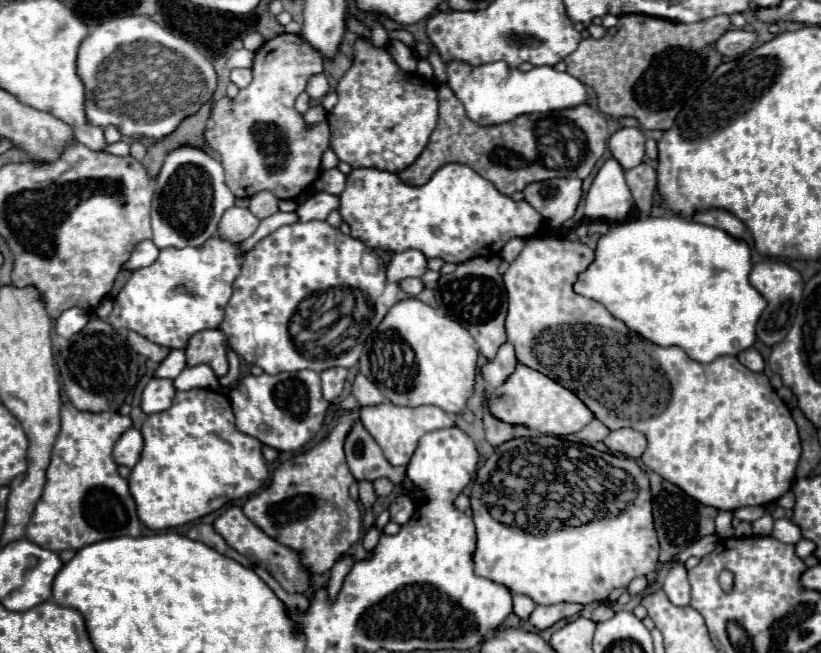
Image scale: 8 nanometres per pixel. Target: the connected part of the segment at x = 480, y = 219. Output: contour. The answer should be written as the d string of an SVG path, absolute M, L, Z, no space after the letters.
M449 163L441 167L425 185L411 187L403 183L395 173L381 169L353 169L347 175L347 187L339 195L339 213L343 221L351 227L351 235L361 239L369 249L383 249L391 253L401 253L407 249L417 249L425 257L439 257L445 263L465 263L473 257L493 257L499 255L503 245L513 237L529 239L543 225L543 217L527 203L513 201L501 195L493 183L483 179L471 167L461 163Z

